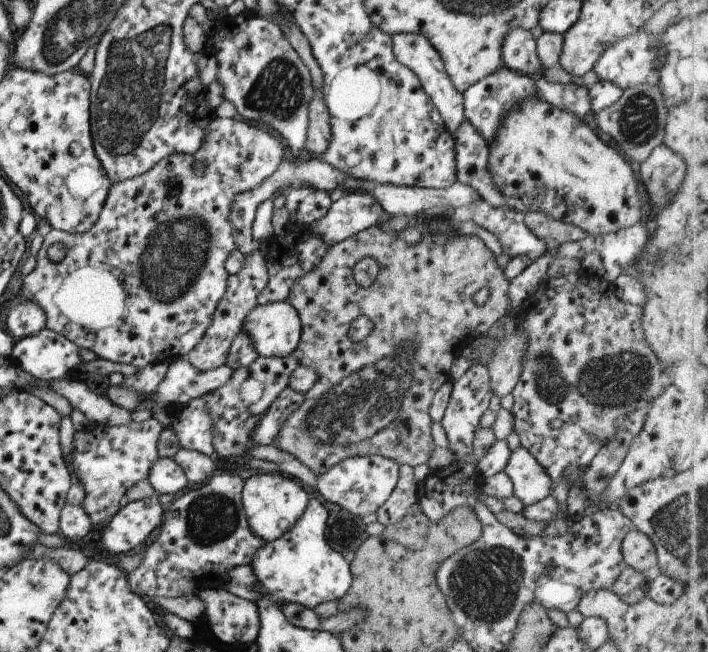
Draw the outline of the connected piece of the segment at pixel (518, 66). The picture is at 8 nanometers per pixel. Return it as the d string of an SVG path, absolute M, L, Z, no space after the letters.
M511 29L502 40L500 57L507 69L527 76L540 76L543 68L529 31Z

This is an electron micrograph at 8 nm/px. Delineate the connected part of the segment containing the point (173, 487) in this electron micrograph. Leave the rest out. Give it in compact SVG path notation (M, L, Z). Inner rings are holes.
M157 457L149 469L147 480L154 492L160 494L180 494L188 488L182 468L171 458Z

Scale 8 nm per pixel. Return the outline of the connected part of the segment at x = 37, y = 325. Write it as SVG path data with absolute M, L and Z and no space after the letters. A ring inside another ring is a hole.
M31 301L17 303L5 318L7 334L15 340L36 335L45 324L44 312Z

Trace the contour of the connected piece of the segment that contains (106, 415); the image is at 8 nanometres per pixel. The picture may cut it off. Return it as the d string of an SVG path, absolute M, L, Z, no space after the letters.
M53 380L47 385L66 398L72 408L79 410L88 420L88 424L118 427L132 421L128 410L113 404L103 394L92 393L79 380Z

